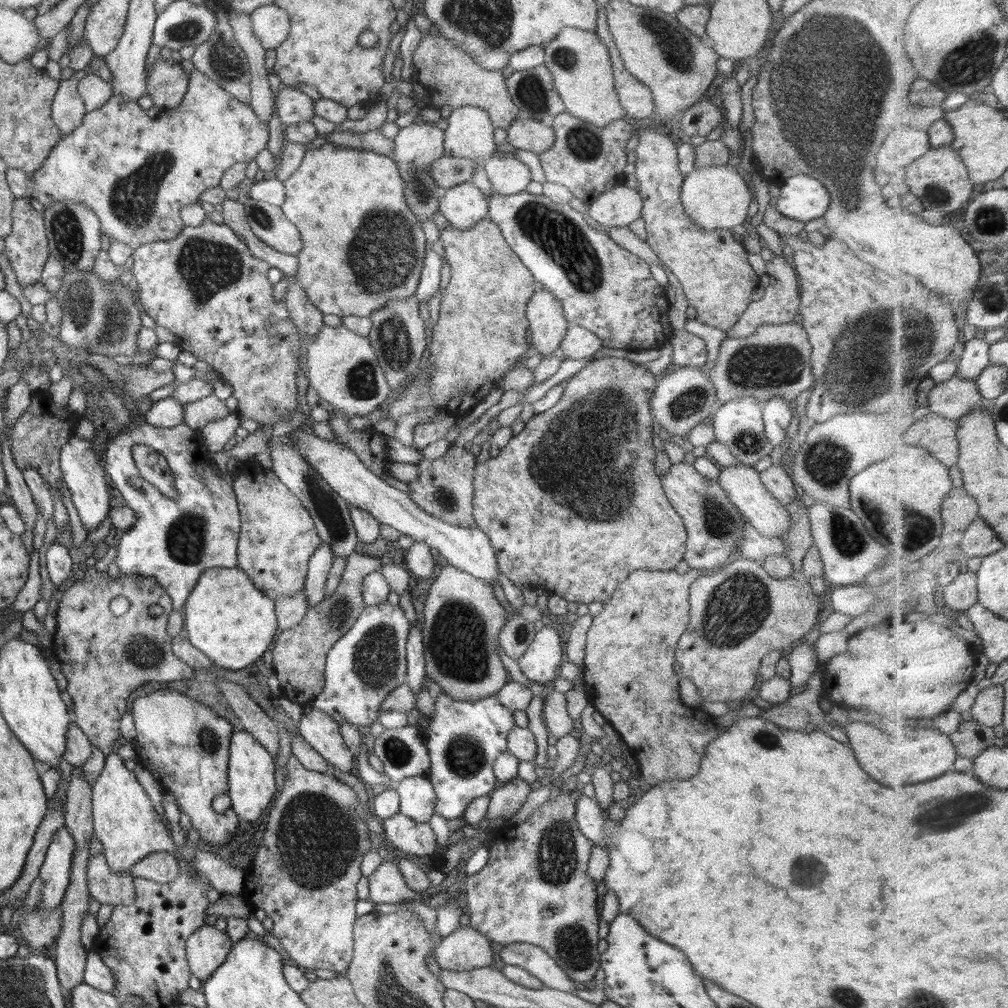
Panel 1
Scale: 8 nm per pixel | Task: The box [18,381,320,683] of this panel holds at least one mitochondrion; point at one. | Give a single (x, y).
(186, 540)

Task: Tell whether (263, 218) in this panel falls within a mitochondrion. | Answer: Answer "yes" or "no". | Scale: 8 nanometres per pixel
yes

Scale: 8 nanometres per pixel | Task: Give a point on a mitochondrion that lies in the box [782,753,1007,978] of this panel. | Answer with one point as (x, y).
(928, 819)

